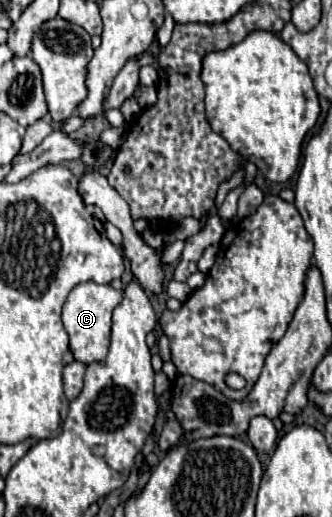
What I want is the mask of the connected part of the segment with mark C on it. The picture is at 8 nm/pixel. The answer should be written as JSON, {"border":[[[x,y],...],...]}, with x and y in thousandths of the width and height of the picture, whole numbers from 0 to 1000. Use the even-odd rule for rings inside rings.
{"border":[[[256,544],[220,555],[190,594],[190,629],[196,640],[208,644],[208,671],[232,698],[268,706],[280,698],[310,698],[310,691],[322,691],[334,629],[340,629],[334,605],[364,582],[370,582],[370,563],[352,563],[334,551],[292,551],[280,544]]]}

